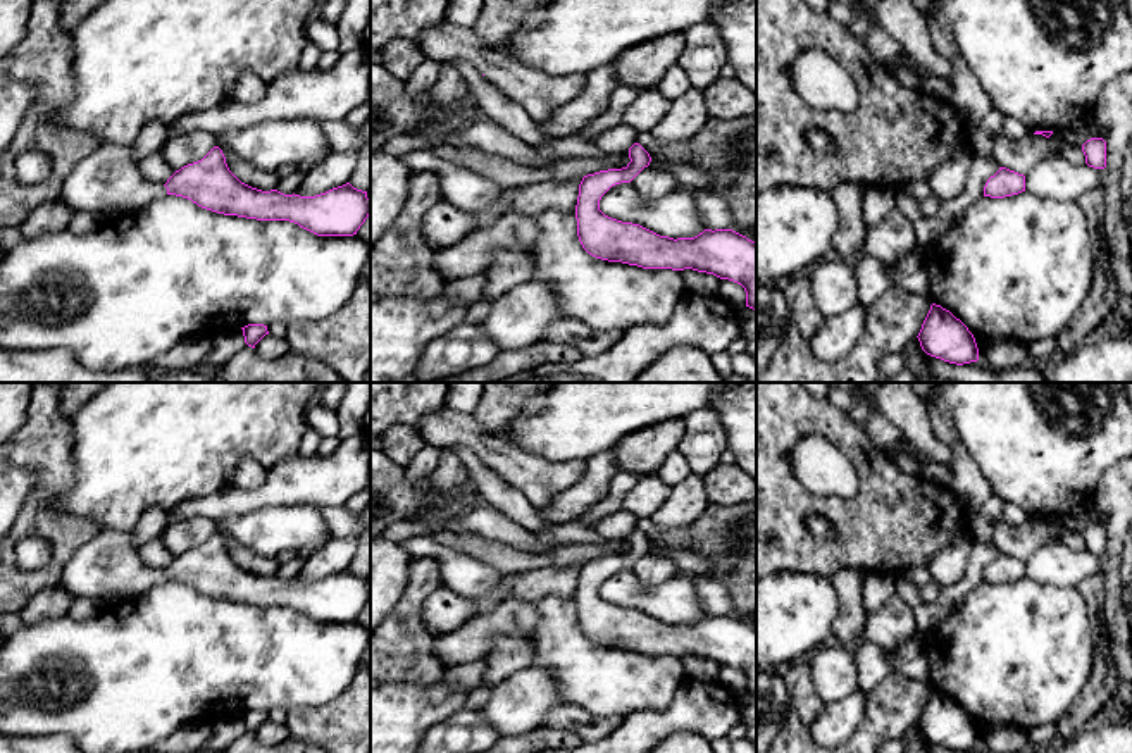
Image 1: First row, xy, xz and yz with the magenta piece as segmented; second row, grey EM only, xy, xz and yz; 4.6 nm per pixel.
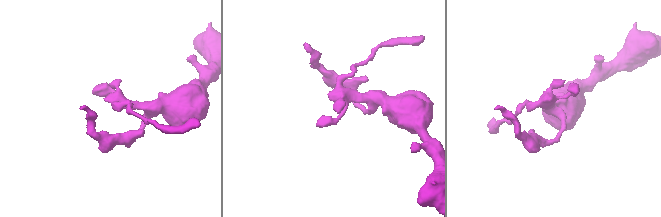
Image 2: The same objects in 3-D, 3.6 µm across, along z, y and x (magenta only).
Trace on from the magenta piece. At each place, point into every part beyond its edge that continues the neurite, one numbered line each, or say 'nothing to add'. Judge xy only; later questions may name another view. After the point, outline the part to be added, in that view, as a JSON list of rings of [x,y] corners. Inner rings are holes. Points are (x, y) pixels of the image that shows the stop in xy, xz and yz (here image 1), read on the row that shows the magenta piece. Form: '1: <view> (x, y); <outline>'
1: xy (107, 181); [[[105,143],[72,169],[59,200],[71,212],[91,212],[105,219],[138,212],[165,195],[164,184],[141,176],[134,145]]]

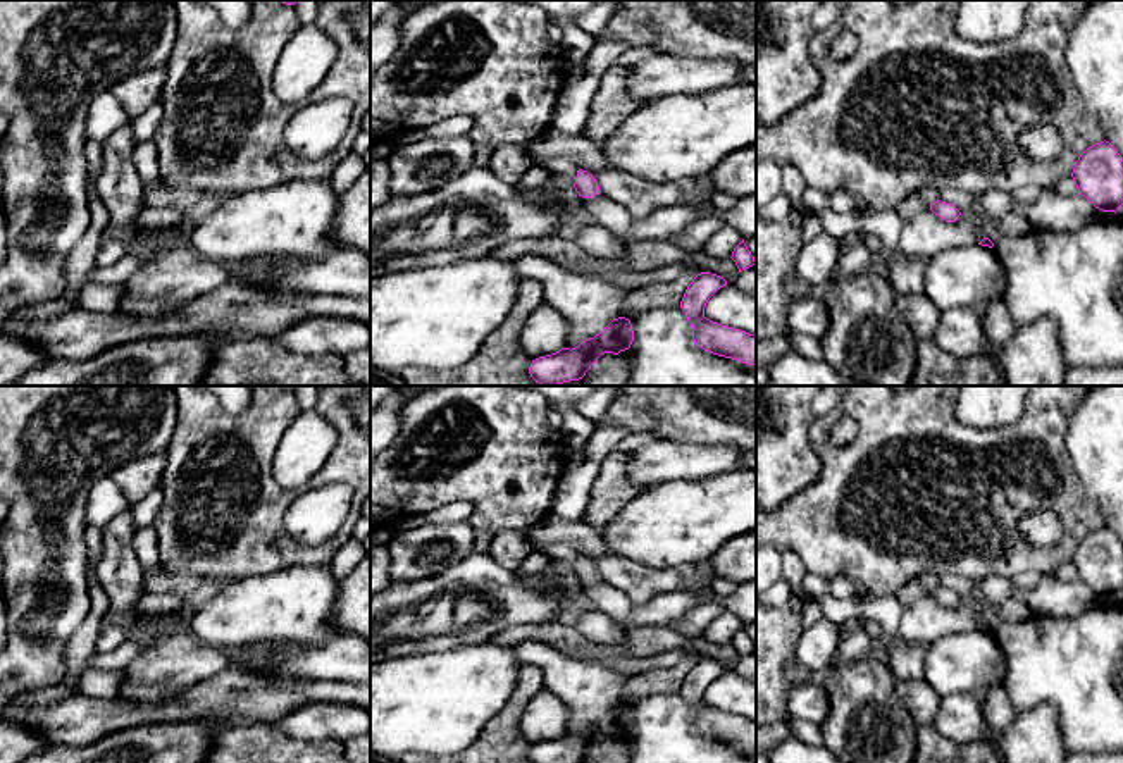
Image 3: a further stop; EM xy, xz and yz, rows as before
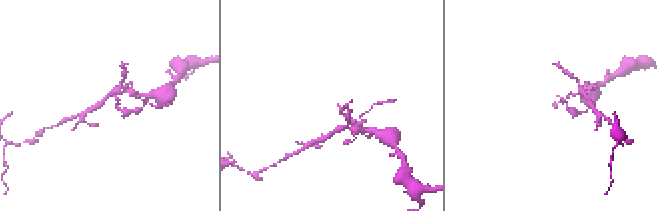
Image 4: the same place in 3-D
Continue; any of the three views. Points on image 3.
nothing to add

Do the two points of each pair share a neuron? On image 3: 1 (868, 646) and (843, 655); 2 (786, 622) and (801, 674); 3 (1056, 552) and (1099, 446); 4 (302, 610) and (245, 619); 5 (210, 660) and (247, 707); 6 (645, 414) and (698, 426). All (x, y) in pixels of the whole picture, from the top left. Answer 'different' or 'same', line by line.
1: same
2: same
3: different
4: same
5: different
6: same

